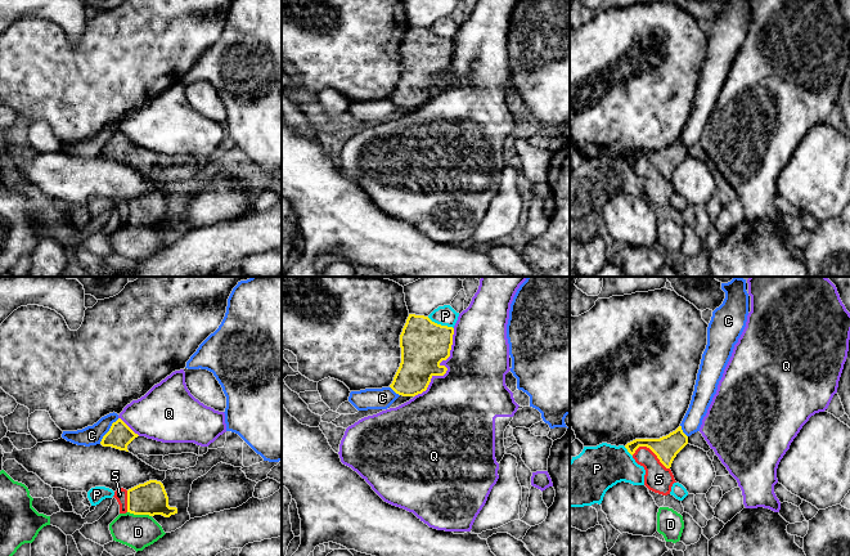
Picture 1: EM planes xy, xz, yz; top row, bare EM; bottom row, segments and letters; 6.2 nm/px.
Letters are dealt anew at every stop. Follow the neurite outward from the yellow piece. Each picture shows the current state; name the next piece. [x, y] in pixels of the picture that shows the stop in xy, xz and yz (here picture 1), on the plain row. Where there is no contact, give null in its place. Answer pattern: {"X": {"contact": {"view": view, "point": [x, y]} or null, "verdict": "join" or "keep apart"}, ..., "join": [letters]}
{"C": {"contact": {"view": "xy", "point": [109, 142]}, "verdict": "keep apart"}, "D": {"contact": {"view": "xy", "point": [139, 225]}, "verdict": "keep apart"}, "P": {"contact": {"view": "xz", "point": [440, 36]}, "verdict": "keep apart"}, "Q": {"contact": {"view": "xz", "point": [445, 79]}, "verdict": "keep apart"}, "S": {"contact": {"view": "yz", "point": [651, 161]}, "verdict": "keep apart"}, "join": []}

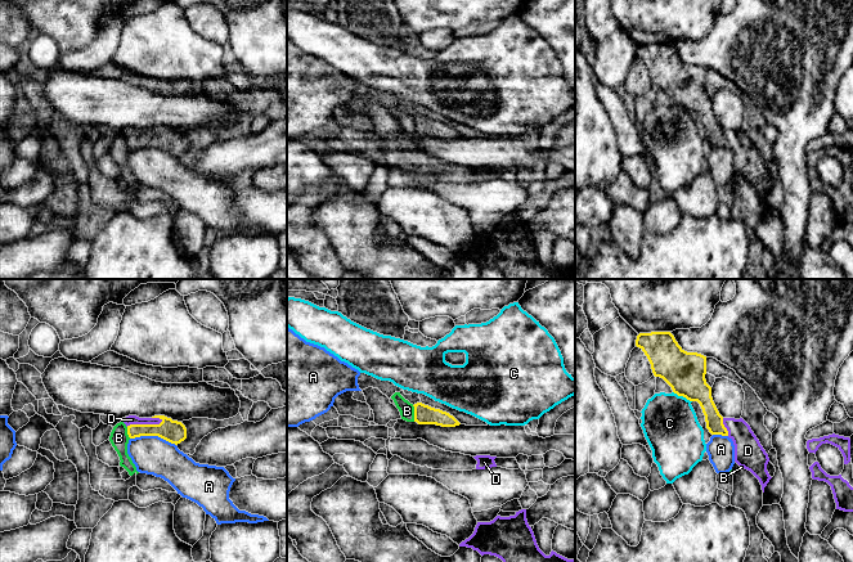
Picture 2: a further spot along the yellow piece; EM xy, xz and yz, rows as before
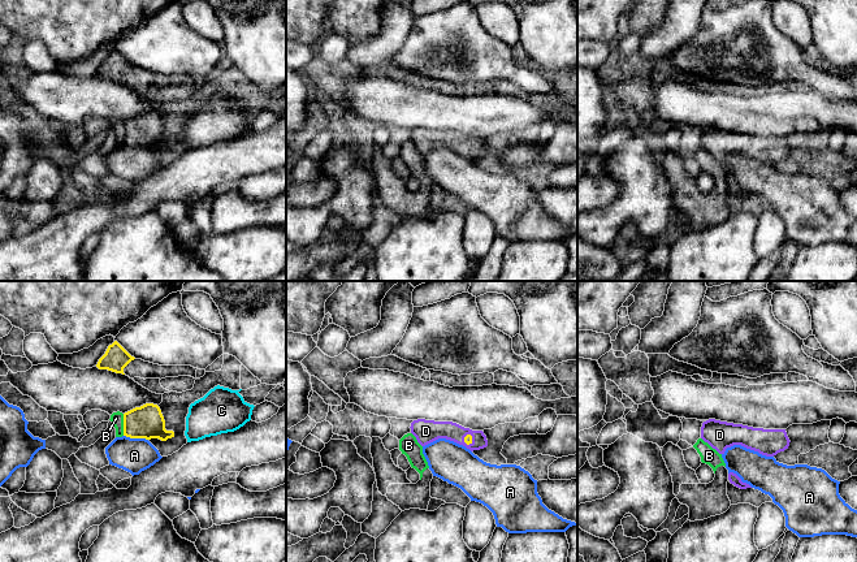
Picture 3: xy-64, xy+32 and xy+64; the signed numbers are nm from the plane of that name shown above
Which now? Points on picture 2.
{"A": {"contact": {"view": "xy", "point": [153, 147]}, "verdict": "keep apart"}, "B": {"contact": {"view": "xz", "point": [414, 125]}, "verdict": "keep apart"}, "C": {"contact": {"view": "yz", "point": [682, 107]}, "verdict": "keep apart"}, "D": {"contact": {"view": "xy", "point": [144, 136]}, "verdict": "join"}, "join": ["D"]}

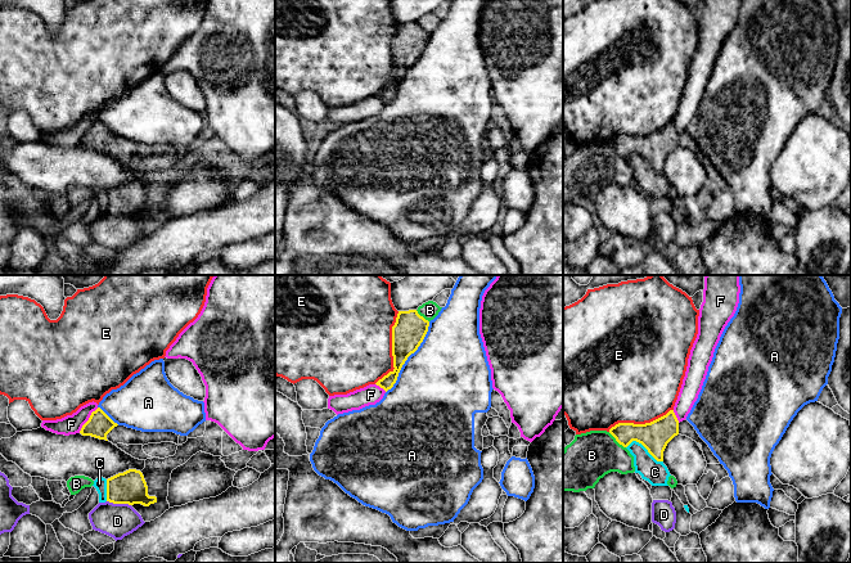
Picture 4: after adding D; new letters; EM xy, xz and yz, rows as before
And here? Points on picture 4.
{"A": {"contact": {"view": "xz", "point": [408, 68]}, "verdict": "keep apart"}, "B": {"contact": {"view": "yz", "point": [617, 153]}, "verdict": "keep apart"}, "C": {"contact": {"view": "yz", "point": [644, 158]}, "verdict": "keep apart"}, "D": {"contact": {"view": "xy", "point": [118, 215]}, "verdict": "keep apart"}, "E": {"contact": {"view": "xz", "point": [392, 62]}, "verdict": "keep apart"}, "F": {"contact": {"view": "xy", "point": [89, 131]}, "verdict": "keep apart"}, "join": []}

